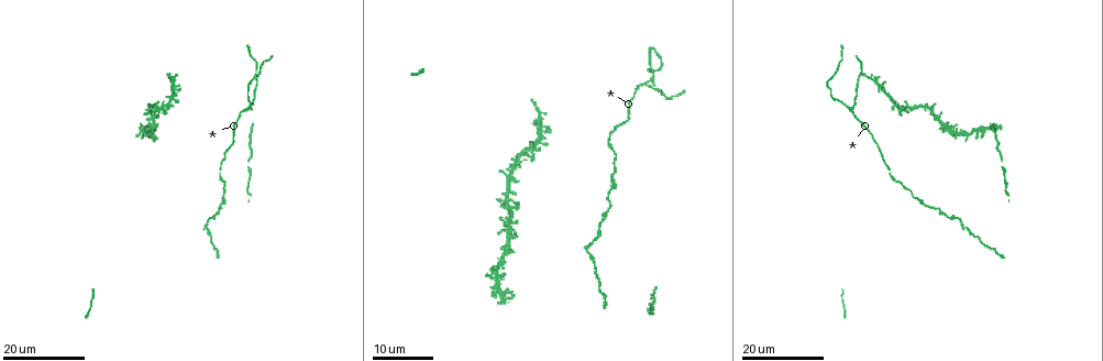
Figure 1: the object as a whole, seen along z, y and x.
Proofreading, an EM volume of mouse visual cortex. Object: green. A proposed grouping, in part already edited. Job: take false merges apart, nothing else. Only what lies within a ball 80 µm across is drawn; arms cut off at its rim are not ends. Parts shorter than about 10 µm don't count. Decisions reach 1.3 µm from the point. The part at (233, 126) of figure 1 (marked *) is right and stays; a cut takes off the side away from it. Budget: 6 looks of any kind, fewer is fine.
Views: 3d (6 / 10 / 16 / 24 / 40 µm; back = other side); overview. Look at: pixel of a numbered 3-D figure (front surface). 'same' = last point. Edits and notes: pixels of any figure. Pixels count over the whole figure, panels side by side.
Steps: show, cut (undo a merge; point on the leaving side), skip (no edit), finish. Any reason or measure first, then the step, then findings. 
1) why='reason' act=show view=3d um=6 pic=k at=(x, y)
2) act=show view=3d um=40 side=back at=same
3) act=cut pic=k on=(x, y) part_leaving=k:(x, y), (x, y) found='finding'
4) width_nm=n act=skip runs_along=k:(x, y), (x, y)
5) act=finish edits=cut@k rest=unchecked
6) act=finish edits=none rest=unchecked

why='calibre changes' act=show view=3d um=24 pic=1 at=(946, 216)

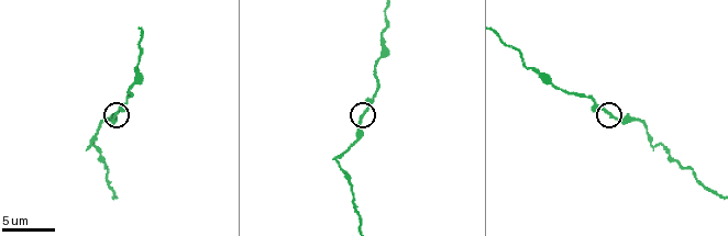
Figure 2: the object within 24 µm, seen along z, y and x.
why='zoom in' act=show view=3d um=10 pic=2 at=(614, 119)

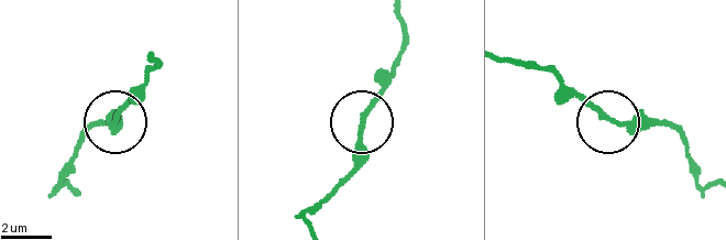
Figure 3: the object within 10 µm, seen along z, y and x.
act=skip runs_along=3:(399, 19), (404, 44), (362, 120), (360, 164), (350, 181) found='continuous, no second neuron'

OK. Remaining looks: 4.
why='a fork' act=show view=3d um=16 pic=1 at=(645, 85)

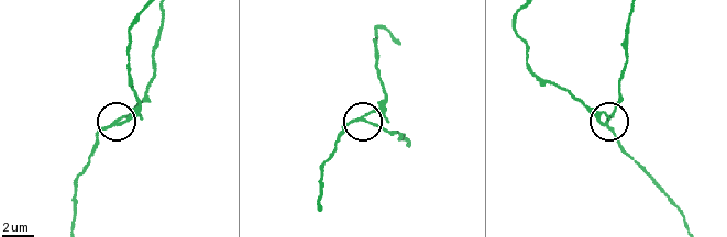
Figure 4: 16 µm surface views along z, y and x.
act=show view=3d um=10 pic=4 at=(119, 118)

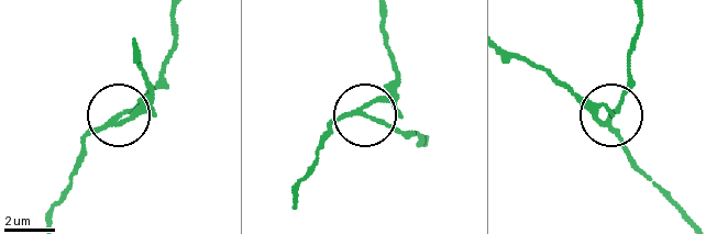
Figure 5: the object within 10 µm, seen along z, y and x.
act=skip runs_along=5:(290, 191), (334, 122), (366, 114), (408, 135) found='one neuron here'

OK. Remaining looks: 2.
act=show view=3d um=6 pic=2 at=(554, 85)

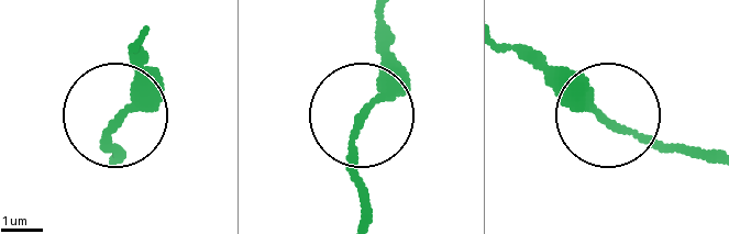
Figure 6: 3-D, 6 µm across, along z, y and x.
act=skip runs_along=6:(506, 46), (548, 59), (621, 126), (706, 154) found='all the same neuron'

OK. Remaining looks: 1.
act=finish edits=none rest=unchecked

